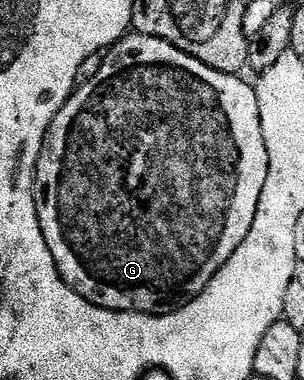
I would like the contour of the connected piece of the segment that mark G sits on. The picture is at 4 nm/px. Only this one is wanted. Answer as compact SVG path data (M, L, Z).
M135 32L123 37L105 54L102 65L75 88L66 101L66 106L54 116L34 172L34 198L38 204L40 227L44 231L48 251L52 251L58 274L62 276L64 283L68 283L68 287L88 299L88 303L117 313L159 314L203 293L208 283L225 270L228 259L232 259L240 243L244 243L256 219L260 195L268 179L270 160L268 147L264 143L258 94L251 82L249 85L242 79L241 76L221 73L200 63L172 43Z

